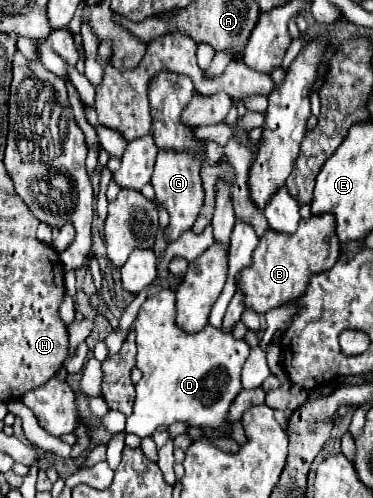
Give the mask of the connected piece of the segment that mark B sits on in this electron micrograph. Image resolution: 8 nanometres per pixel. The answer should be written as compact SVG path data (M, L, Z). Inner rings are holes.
M323 214L301 220L297 232L291 236L267 230L253 252L253 264L237 278L237 290L245 296L245 308L257 314L267 314L277 306L299 300L309 286L309 278L329 270L341 254L341 244L335 238L333 226L333 216Z

